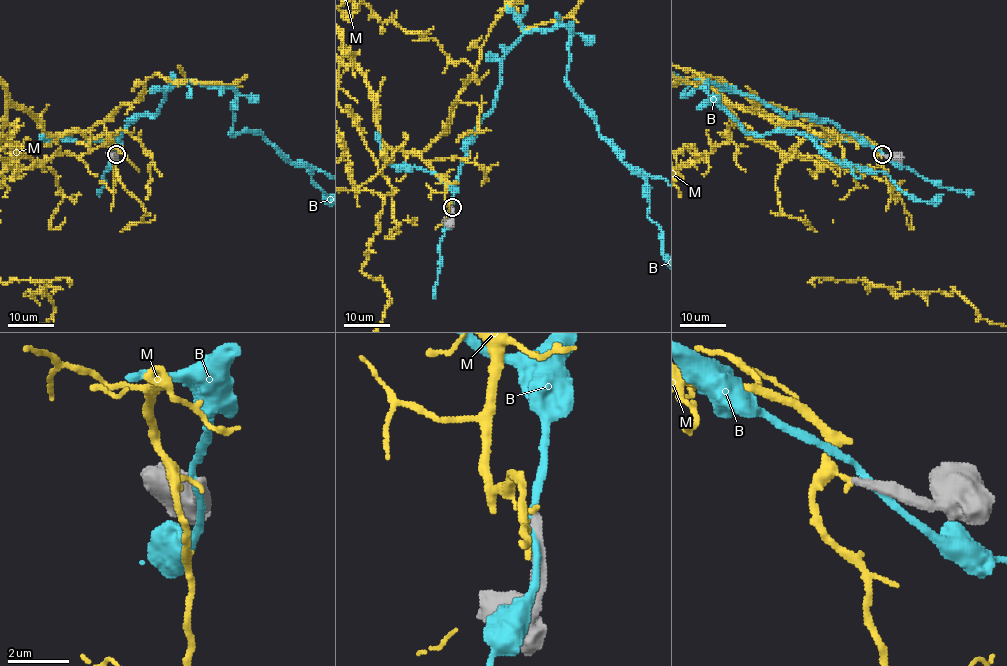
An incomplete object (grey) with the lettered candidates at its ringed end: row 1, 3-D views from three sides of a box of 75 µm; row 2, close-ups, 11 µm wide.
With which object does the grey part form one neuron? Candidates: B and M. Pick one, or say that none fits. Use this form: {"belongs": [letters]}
{"belongs": []}

